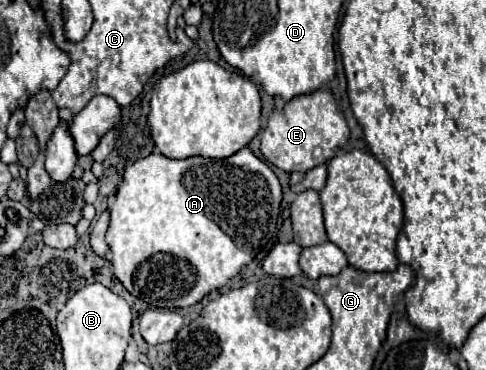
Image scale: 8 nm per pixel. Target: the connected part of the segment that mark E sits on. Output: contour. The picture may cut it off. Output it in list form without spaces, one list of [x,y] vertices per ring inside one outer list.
[[[318,89],[308,95],[298,95],[282,109],[282,117],[272,115],[260,133],[262,155],[282,171],[308,171],[342,151],[350,139],[350,129],[344,115],[338,111],[334,95],[328,89]]]

